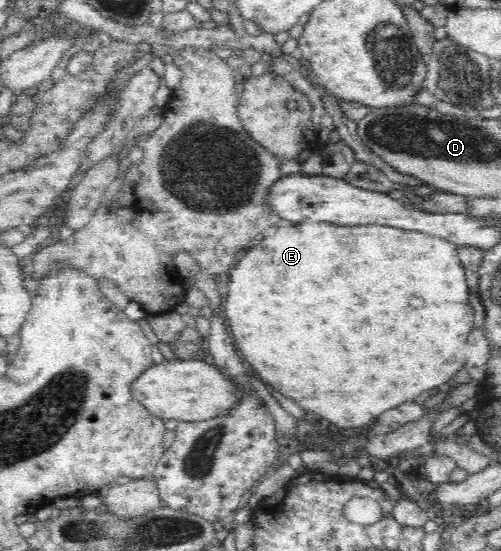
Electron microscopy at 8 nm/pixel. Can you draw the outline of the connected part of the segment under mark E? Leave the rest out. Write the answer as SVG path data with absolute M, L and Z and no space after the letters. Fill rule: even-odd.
M303 223L291 225L289 229L279 228L273 235L263 237L245 255L242 255L235 267L232 267L231 289L224 303L225 315L235 338L236 348L243 353L245 361L251 363L254 374L271 383L283 395L295 399L303 409L321 415L341 429L361 427L377 419L381 413L395 409L403 403L415 401L421 393L436 389L457 377L465 367L467 337L473 331L473 307L469 303L471 292L465 275L458 247L453 243L434 235L398 227L371 224L370 226L343 226L332 223Z

